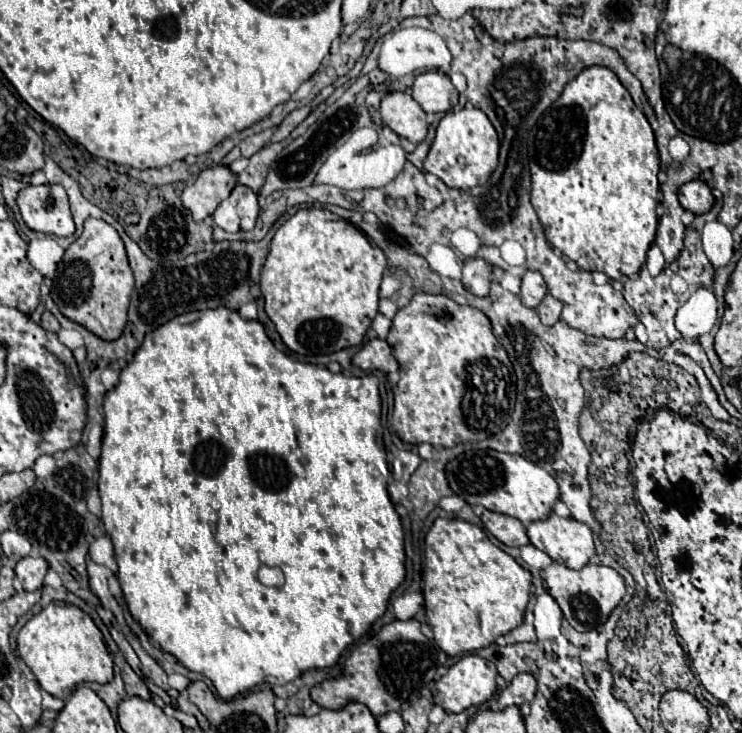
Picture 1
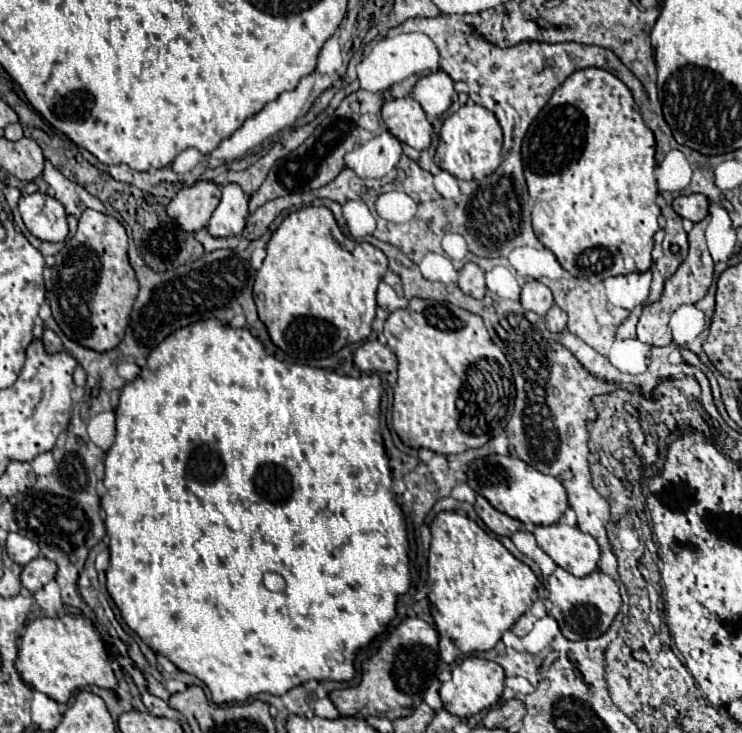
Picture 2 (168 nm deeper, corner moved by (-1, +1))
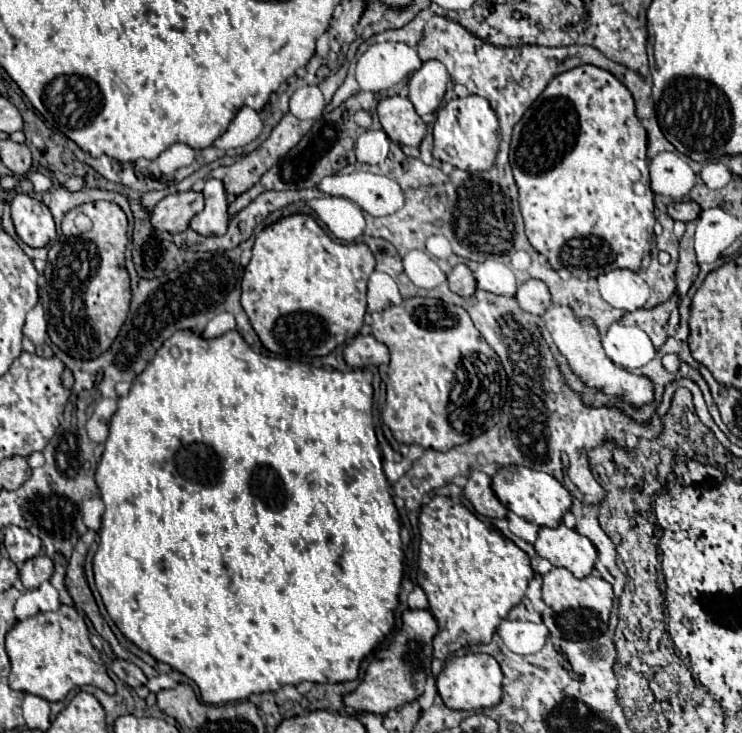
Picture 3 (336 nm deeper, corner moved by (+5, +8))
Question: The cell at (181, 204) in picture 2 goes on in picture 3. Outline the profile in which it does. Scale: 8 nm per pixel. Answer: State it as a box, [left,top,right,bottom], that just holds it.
[152,190,204,234]

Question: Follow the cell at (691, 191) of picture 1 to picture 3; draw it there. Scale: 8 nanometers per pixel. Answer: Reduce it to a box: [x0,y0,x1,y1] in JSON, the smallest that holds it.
[668,200,700,222]

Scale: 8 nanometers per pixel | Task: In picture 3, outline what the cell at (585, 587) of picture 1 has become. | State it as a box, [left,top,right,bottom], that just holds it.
[542,568,614,640]

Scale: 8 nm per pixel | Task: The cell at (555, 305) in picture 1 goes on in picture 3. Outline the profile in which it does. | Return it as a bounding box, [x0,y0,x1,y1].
[542,304,652,406]

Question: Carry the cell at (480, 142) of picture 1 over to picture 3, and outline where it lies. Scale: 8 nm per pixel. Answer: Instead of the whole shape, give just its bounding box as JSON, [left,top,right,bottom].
[434,96,498,172]

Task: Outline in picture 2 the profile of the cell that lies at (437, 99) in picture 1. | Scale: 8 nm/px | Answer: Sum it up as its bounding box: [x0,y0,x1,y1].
[412,69,455,117]

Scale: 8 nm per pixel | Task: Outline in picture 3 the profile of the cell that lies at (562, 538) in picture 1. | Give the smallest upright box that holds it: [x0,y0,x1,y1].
[534,522,596,578]

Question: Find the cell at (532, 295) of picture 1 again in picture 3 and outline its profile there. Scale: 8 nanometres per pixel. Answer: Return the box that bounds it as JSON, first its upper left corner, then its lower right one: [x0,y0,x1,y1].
[516,280,552,316]

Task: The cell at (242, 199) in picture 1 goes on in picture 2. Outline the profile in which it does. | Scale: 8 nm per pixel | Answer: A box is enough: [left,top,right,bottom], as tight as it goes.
[208,183,248,237]

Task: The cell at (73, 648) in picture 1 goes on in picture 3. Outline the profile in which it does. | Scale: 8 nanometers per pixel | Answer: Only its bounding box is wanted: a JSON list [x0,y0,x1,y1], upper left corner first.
[6,610,114,702]

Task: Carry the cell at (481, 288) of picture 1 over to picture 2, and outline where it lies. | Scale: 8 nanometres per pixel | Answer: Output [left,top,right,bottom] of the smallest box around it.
[458,263,486,299]

